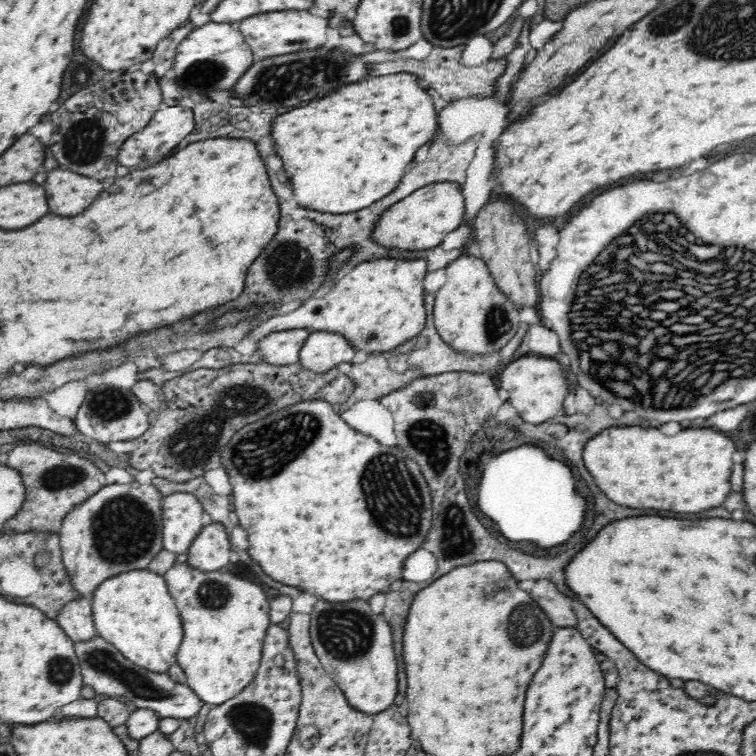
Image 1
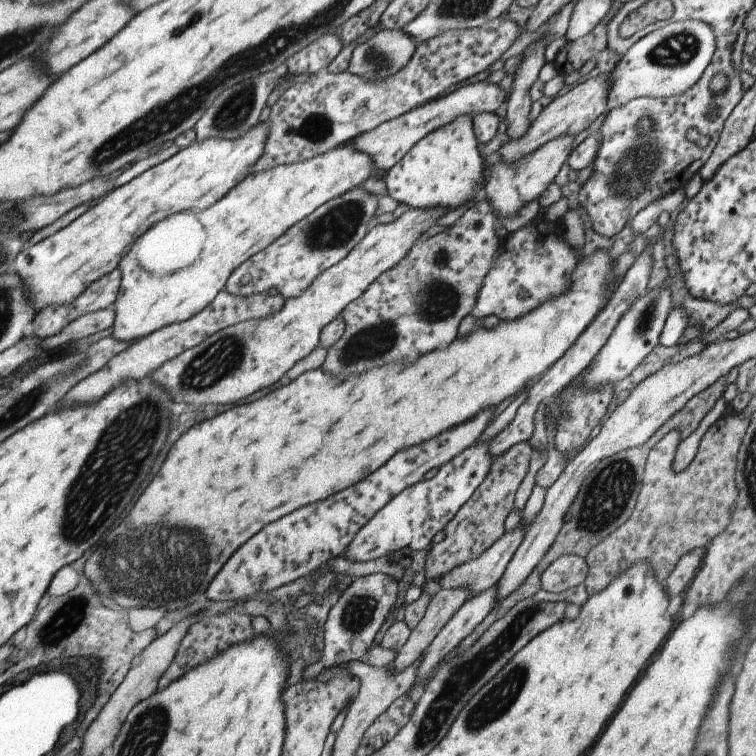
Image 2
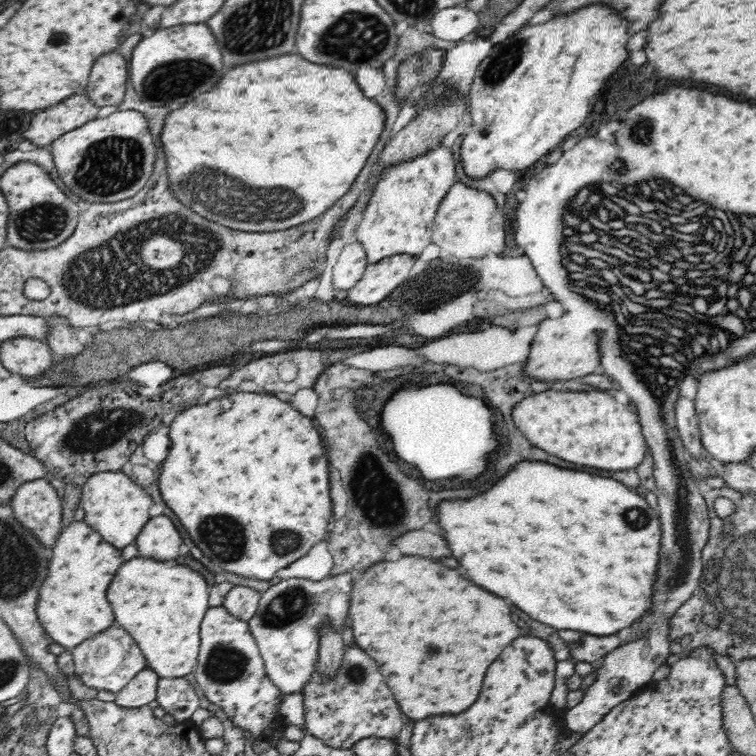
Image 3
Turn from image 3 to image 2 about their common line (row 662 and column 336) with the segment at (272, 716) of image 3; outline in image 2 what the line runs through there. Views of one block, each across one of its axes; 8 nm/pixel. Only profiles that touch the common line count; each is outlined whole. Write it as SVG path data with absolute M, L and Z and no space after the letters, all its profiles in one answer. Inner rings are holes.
M355 188L315 208L311 215L283 232L270 246L239 264L227 278L224 292L234 296L250 296L275 288L284 300L299 296L315 276L345 258L347 252L367 235L367 222L373 220L377 204L373 194Z

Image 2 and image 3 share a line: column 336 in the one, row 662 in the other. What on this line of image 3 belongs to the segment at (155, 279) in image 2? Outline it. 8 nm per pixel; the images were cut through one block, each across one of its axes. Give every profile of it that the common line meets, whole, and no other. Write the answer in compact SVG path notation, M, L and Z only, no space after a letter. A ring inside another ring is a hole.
M132 557L120 566L120 572L116 572L116 578L110 582L108 602L112 604L116 624L132 636L147 661L147 667L158 677L186 677L195 671L201 642L200 624L210 607L208 584L197 571L186 566L172 566L172 562Z

